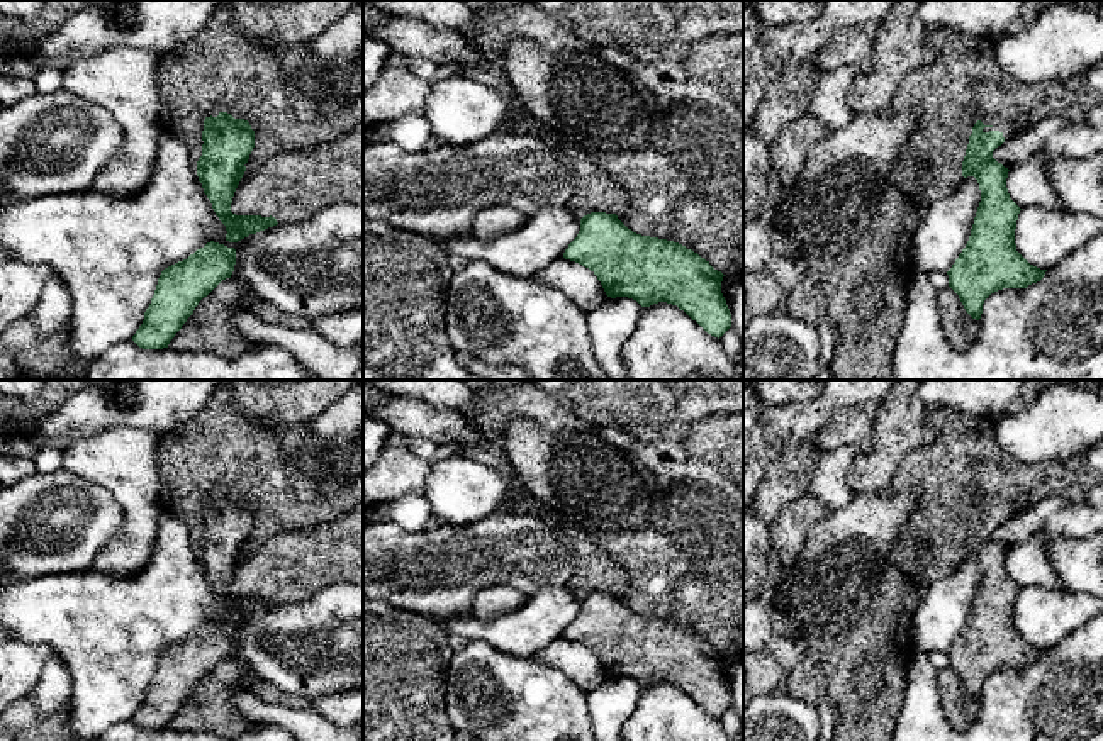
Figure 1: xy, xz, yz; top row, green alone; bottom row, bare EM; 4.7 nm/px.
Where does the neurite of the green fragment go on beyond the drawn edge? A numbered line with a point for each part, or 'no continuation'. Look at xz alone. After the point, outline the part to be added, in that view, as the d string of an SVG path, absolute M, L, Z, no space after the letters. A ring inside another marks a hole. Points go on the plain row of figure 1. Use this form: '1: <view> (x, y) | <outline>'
no continuation

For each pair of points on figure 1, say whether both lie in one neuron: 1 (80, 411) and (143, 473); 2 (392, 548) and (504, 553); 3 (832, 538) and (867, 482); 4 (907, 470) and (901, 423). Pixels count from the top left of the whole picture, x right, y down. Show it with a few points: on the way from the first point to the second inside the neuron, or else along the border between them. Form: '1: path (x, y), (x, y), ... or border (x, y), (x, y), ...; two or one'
1: border (141, 428), (102, 429), (67, 448); two
2: path (419, 553), (477, 553); one
3: border (883, 490), (856, 495); two
4: border (939, 434), (932, 443), (910, 451), (895, 473); two

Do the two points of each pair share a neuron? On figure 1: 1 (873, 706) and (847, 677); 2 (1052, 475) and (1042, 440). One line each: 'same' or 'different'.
1: different
2: different

